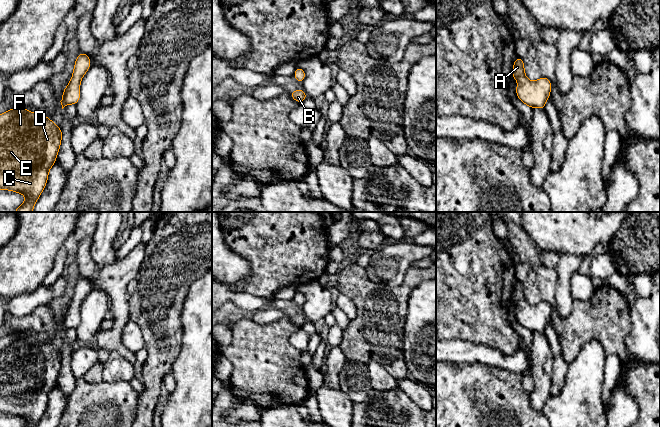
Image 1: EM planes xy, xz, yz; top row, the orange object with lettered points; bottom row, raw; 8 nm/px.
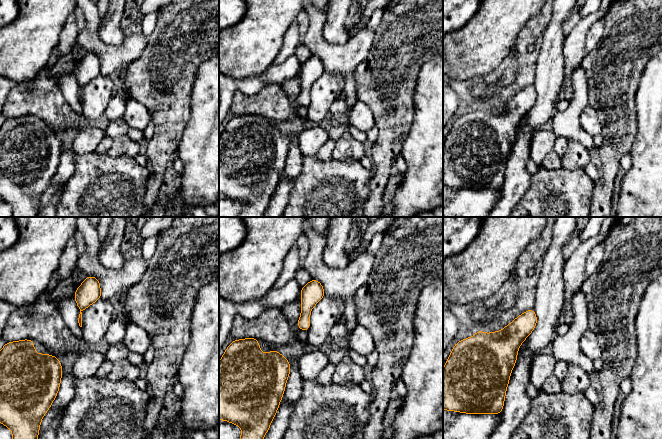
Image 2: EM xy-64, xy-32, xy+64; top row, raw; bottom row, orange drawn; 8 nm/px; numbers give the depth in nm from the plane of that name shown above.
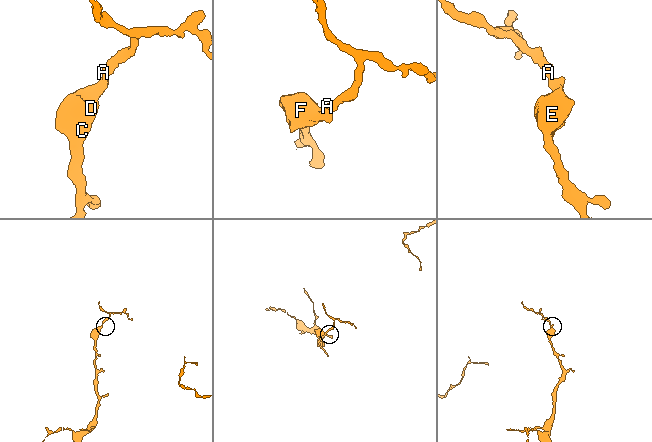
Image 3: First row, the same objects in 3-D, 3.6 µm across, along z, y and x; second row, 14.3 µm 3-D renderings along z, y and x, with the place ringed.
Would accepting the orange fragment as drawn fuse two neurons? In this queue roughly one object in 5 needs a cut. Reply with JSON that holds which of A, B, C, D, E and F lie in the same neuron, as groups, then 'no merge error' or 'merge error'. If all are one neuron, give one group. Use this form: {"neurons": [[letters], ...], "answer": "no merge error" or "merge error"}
{"neurons": [["A", "B", "C", "D", "E", "F"]], "answer": "no merge error"}

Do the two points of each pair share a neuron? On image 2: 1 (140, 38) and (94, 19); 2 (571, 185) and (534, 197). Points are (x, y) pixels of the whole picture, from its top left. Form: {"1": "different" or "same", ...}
{"1": "same", "2": "same"}

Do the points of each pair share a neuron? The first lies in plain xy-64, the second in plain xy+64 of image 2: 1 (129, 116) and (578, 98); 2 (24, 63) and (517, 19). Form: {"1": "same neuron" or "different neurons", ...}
{"1": "different neurons", "2": "same neuron"}

